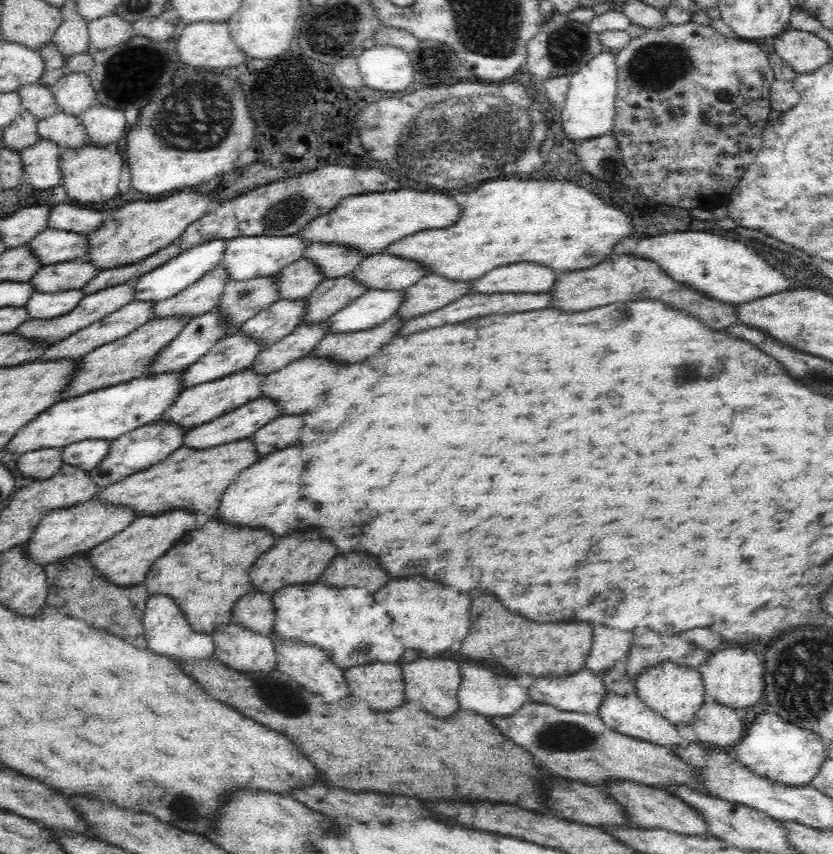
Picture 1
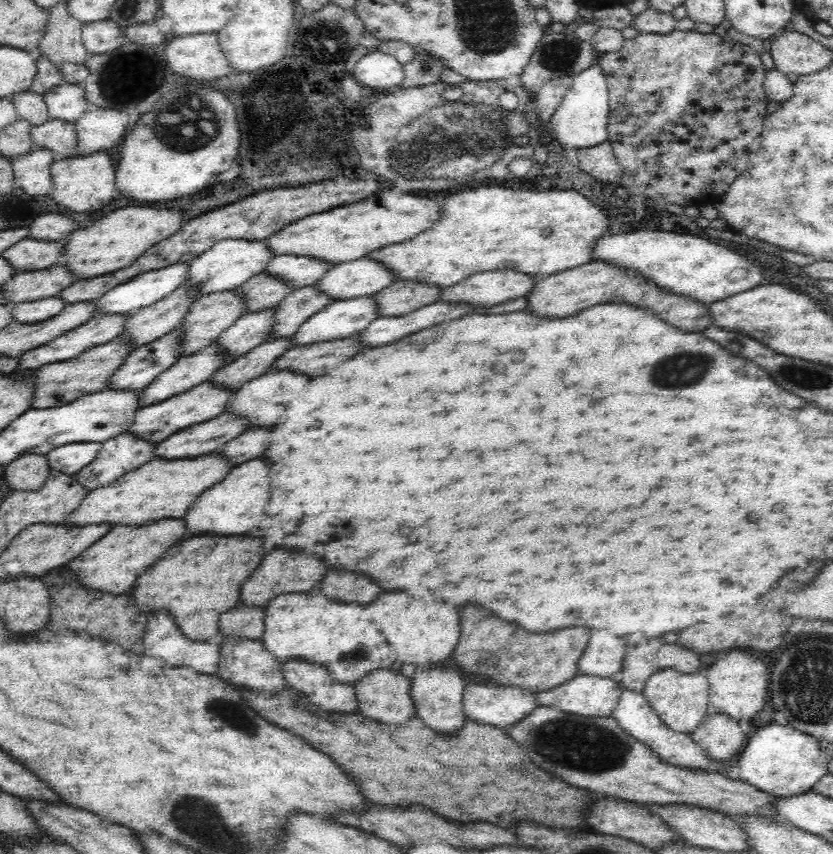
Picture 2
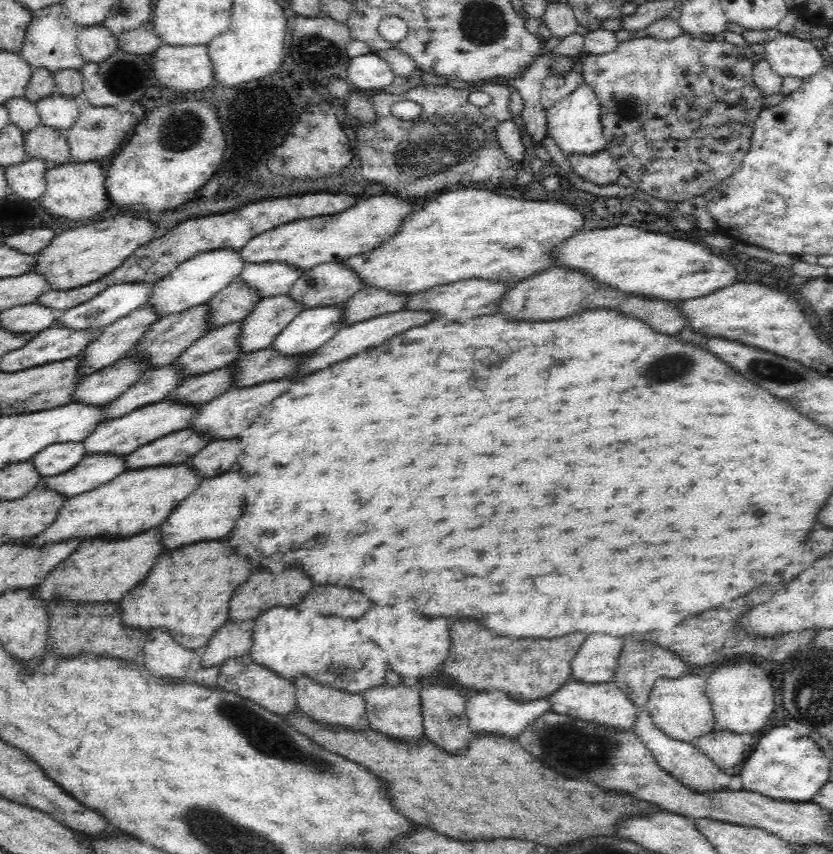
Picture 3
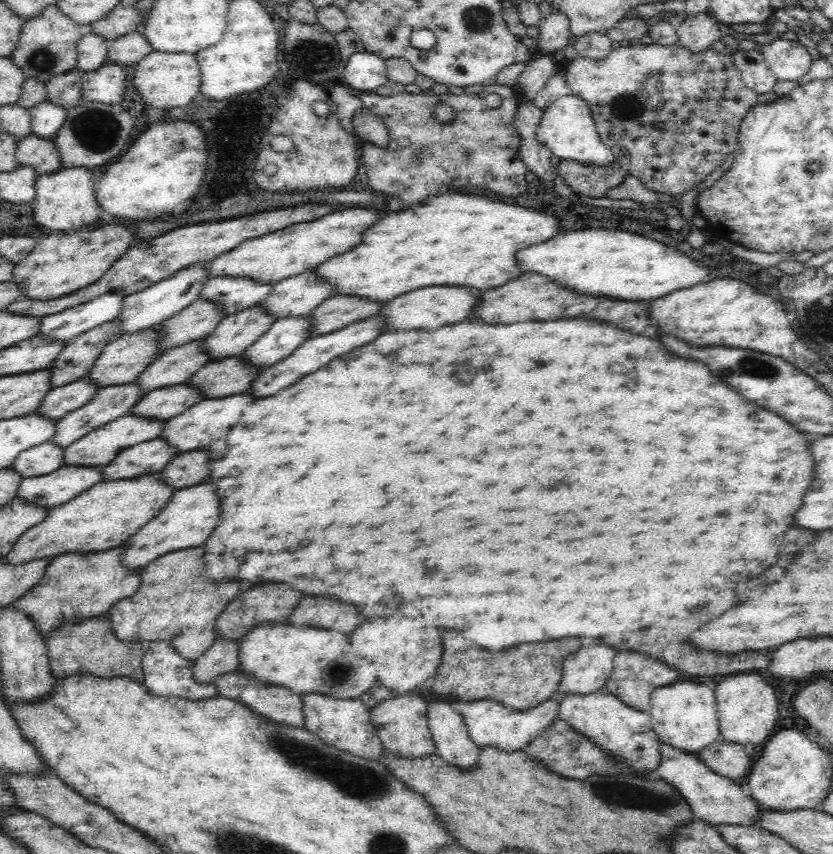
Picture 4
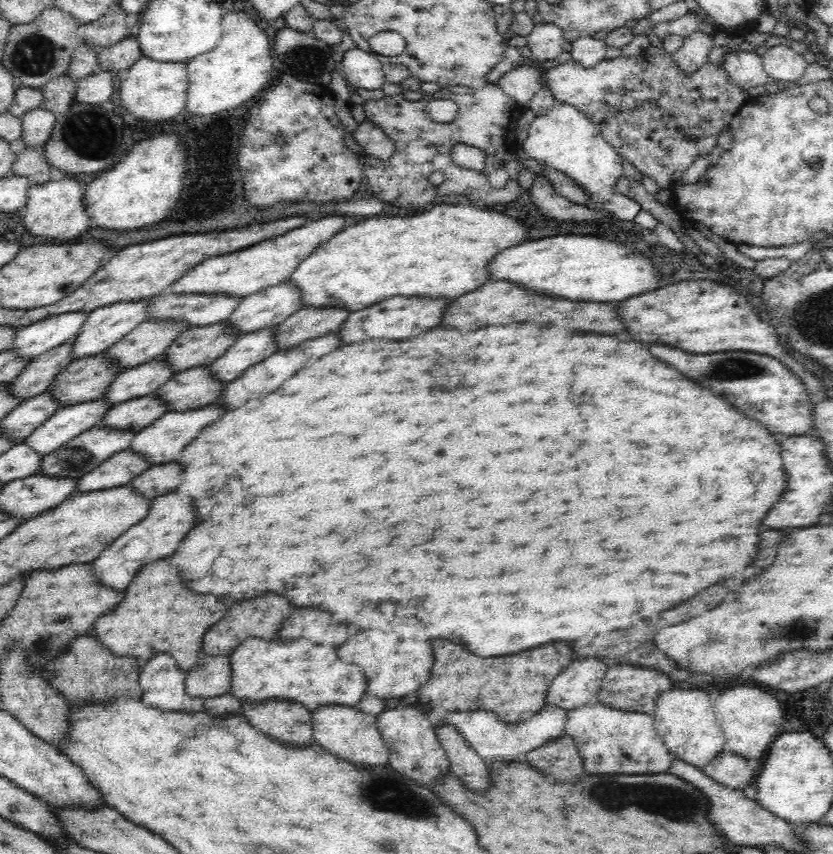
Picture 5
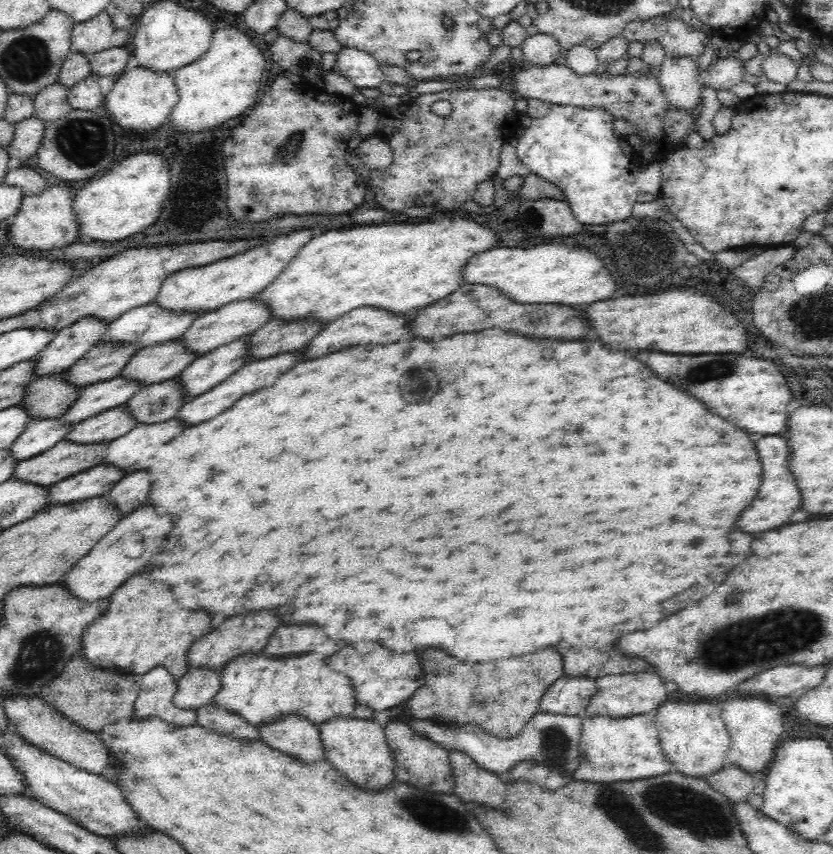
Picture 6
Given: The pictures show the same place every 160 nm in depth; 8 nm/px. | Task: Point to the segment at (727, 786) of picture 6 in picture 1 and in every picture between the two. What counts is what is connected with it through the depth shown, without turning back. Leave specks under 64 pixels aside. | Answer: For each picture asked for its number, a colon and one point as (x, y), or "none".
1: (717, 725)
2: (719, 735)
3: (725, 748)
4: (729, 760)
5: (731, 770)

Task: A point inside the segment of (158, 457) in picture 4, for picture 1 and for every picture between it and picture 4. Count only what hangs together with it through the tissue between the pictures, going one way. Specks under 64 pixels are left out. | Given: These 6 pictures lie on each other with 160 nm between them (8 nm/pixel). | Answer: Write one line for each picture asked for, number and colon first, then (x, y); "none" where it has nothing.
1: (243, 422)
2: (204, 438)
3: (177, 448)

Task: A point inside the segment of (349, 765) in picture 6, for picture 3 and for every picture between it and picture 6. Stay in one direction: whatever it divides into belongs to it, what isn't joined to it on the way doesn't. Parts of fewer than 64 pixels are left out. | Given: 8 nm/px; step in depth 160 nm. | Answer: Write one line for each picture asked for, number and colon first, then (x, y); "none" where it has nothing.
3: (328, 705)
4: (344, 723)
5: (347, 732)

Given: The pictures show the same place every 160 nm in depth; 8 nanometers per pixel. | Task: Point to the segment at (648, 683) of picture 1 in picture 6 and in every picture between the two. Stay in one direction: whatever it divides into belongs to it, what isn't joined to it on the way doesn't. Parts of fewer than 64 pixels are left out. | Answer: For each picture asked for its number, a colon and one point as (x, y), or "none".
2: (680, 700)
3: (680, 707)
4: (684, 715)
5: (685, 719)
6: (692, 735)

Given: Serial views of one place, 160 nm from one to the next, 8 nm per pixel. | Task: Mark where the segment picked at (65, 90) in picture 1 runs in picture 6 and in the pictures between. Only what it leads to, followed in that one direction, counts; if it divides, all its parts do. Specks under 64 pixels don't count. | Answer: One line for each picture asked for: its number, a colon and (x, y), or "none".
2: (68, 102)
3: (57, 111)
4: (47, 118)
5: (38, 124)
6: (29, 132)

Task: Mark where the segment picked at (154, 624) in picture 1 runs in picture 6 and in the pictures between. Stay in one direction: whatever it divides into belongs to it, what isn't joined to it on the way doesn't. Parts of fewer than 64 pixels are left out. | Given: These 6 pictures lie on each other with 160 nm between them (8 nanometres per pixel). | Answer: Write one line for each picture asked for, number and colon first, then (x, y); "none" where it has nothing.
2: (162, 639)
3: (165, 657)
4: (166, 673)
5: (163, 684)
6: (157, 687)

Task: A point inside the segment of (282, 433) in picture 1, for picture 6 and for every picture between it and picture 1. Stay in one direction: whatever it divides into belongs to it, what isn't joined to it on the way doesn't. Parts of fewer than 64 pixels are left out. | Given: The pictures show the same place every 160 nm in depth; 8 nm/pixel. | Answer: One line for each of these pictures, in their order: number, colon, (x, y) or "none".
2: (251, 444)
3: (213, 459)
4: (189, 468)
5: (159, 479)
6: (132, 491)

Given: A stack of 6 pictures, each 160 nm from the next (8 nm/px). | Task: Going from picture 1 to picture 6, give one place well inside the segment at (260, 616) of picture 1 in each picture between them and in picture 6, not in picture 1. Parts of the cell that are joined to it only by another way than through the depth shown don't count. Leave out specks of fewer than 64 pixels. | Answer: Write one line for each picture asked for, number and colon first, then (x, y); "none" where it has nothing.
2: (243, 621)
3: (235, 638)
4: (222, 657)
5: (212, 676)
6: (200, 685)

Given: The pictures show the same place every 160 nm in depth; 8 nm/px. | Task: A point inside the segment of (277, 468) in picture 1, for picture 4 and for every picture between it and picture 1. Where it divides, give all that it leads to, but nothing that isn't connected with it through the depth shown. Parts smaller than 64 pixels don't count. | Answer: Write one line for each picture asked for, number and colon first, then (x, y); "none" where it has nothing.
2: (235, 505)
3: (208, 513)
4: (192, 514)

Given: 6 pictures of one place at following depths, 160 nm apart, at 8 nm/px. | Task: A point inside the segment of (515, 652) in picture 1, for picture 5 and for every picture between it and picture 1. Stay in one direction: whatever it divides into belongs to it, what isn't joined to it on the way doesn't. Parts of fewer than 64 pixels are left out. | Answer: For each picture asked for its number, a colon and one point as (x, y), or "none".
2: (535, 662)
3: (533, 668)
4: (526, 675)
5: (460, 681)

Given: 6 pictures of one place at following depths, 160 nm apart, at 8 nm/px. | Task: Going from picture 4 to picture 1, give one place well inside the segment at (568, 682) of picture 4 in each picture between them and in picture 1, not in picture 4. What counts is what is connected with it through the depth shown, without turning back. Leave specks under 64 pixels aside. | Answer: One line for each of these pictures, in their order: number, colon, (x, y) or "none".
1: (609, 644)
2: (604, 655)
3: (596, 662)

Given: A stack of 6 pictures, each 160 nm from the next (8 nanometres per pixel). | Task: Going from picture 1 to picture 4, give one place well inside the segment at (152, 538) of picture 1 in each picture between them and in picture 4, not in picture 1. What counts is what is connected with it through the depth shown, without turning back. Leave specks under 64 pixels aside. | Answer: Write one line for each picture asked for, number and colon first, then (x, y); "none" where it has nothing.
2: (114, 564)
3: (100, 570)
4: (77, 585)

